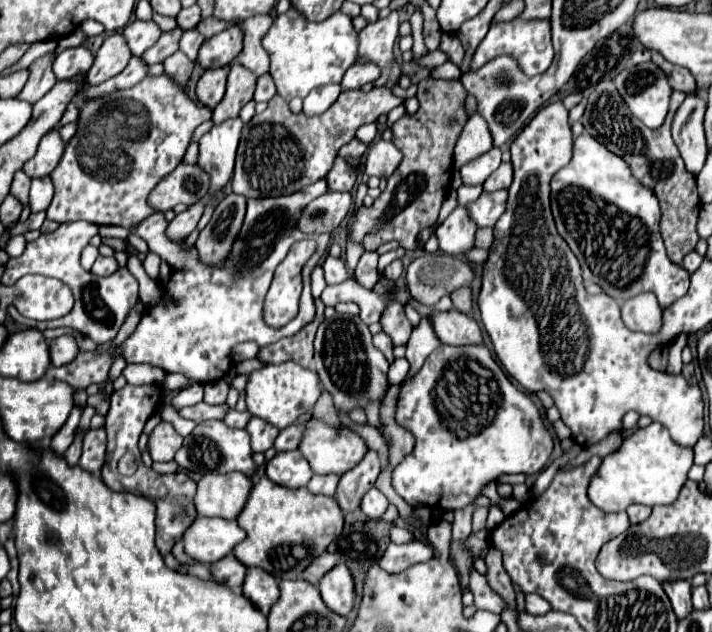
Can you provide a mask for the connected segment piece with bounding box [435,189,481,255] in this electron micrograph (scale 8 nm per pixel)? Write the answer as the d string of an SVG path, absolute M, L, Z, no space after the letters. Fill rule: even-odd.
M457 189L457 207L435 231L443 253L461 255L473 247L477 225L471 223L471 217L467 217L467 203L473 203L479 195L481 189Z

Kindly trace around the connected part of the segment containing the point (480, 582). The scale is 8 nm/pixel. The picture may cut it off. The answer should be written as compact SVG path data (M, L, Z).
M471 569L471 593L475 595L477 609L485 609L491 613L501 613L505 609L503 599L499 595L495 595L495 591L491 591L485 577L479 575L475 569Z

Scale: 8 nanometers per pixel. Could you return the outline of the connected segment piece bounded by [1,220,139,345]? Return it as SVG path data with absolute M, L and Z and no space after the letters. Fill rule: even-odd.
M87 221L63 223L57 231L41 235L33 243L27 243L27 249L21 257L15 257L15 259L7 261L5 273L1 277L3 285L13 285L19 277L23 277L27 273L39 273L39 275L61 279L65 285L71 287L71 291L75 295L75 307L71 309L69 315L47 322L27 321L23 315L19 315L19 311L15 307L9 307L9 315L17 323L23 323L25 327L33 327L33 329L39 329L39 331L67 325L67 327L73 327L75 331L87 335L89 339L93 339L99 345L115 339L125 315L129 313L129 309L135 305L135 301L139 297L137 295L137 279L129 271L119 271L115 275L109 275L109 281L101 281L93 273L85 271L79 265L82 250L90 242L91 237L94 237L98 232L99 225Z

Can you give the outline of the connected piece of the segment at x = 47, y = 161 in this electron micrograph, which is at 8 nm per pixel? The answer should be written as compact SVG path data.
M51 129L41 141L39 141L39 147L37 147L37 153L33 155L33 159L29 159L25 165L23 165L23 171L29 175L29 177L45 177L49 175L55 165L59 163L61 155L63 155L63 149L65 149L65 143L61 141L59 133L55 129Z

